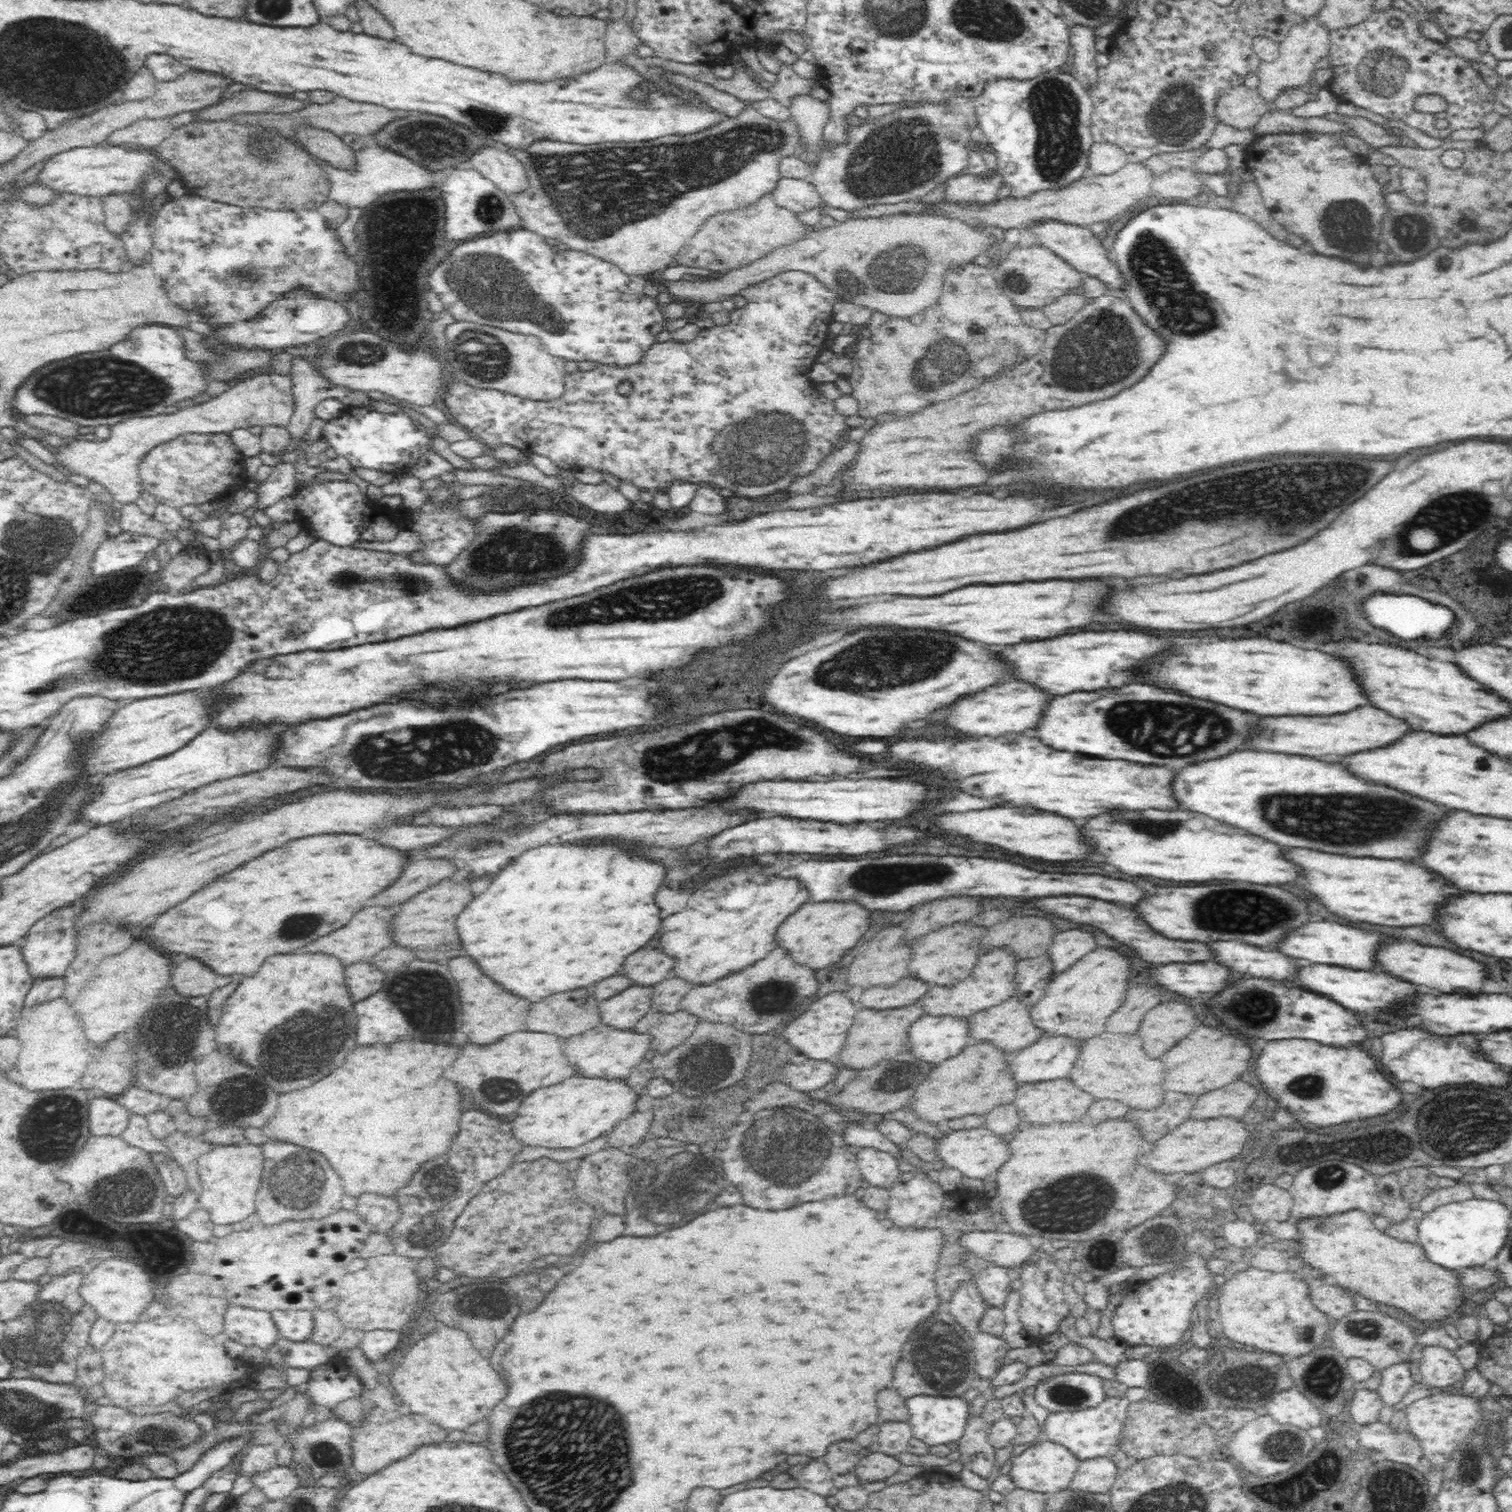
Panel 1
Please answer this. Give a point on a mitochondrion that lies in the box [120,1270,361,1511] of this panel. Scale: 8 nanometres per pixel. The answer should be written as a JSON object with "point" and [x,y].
{"point":[173,1433]}

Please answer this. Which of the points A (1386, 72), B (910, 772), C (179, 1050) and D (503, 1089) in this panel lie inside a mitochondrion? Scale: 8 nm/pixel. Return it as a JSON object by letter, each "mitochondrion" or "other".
{"A":"mitochondrion","B":"other","C":"mitochondrion","D":"mitochondrion"}

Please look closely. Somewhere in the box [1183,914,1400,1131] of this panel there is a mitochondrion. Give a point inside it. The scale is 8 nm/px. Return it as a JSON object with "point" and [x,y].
{"point":[1260,1009]}

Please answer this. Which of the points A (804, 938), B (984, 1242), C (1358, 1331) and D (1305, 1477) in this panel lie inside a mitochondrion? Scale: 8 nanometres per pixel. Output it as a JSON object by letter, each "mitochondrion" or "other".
{"A":"other","B":"other","C":"mitochondrion","D":"mitochondrion"}

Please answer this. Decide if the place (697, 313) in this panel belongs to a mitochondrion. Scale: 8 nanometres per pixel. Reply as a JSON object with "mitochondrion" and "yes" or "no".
{"mitochondrion":"no"}

